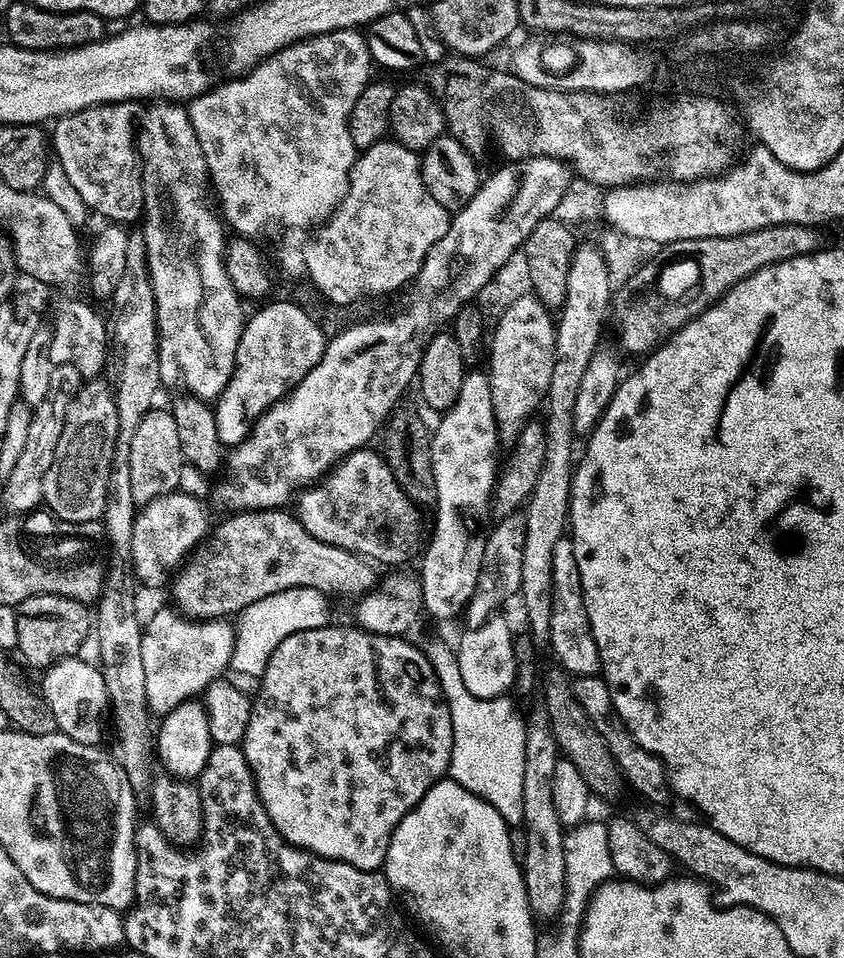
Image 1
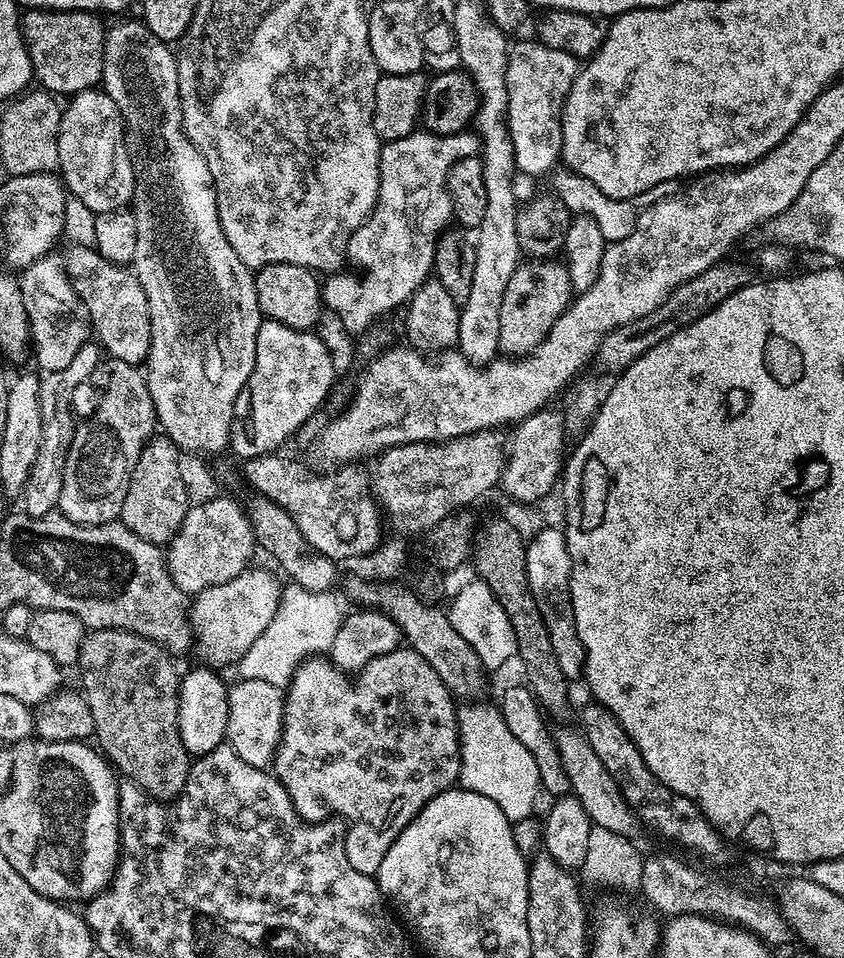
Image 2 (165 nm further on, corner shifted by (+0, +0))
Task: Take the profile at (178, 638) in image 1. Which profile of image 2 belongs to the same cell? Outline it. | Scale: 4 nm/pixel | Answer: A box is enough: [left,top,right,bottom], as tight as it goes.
[189,566,283,670]

